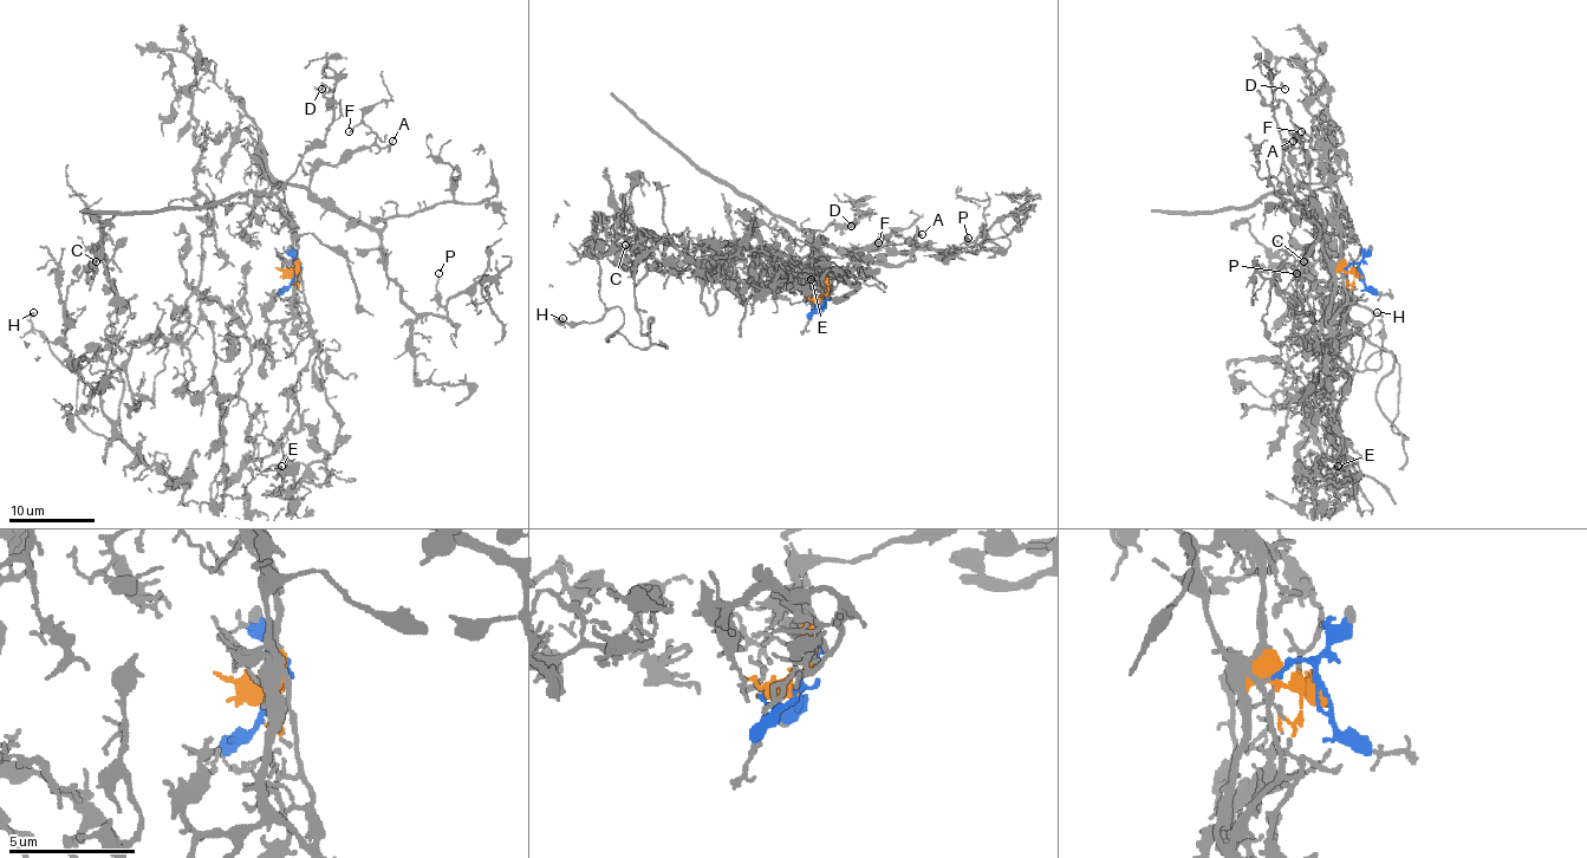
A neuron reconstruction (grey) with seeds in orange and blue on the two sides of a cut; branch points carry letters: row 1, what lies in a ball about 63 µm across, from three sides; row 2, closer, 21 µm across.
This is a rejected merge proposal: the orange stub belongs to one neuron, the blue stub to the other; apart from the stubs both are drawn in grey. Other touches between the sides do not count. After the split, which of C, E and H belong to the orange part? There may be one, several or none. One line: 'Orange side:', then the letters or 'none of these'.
Orange side: C, E, H

